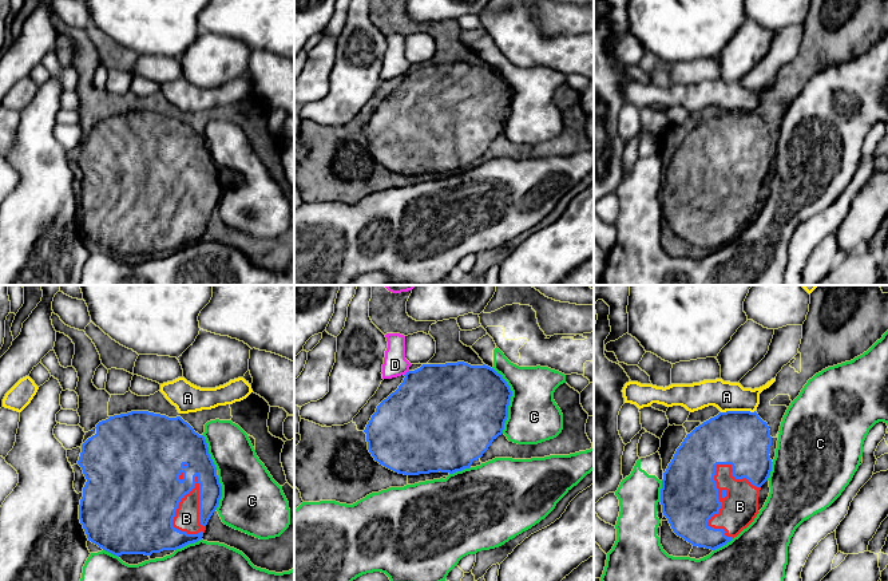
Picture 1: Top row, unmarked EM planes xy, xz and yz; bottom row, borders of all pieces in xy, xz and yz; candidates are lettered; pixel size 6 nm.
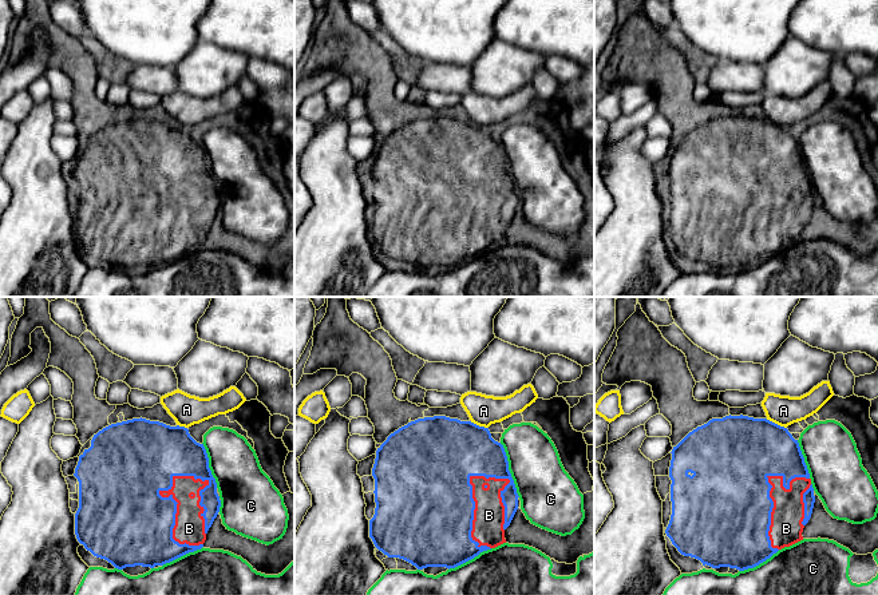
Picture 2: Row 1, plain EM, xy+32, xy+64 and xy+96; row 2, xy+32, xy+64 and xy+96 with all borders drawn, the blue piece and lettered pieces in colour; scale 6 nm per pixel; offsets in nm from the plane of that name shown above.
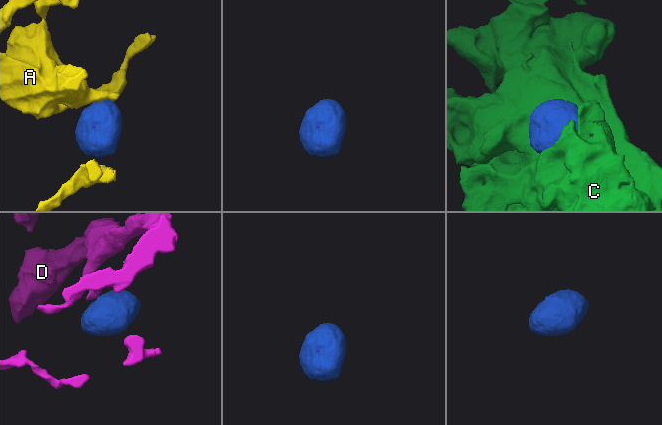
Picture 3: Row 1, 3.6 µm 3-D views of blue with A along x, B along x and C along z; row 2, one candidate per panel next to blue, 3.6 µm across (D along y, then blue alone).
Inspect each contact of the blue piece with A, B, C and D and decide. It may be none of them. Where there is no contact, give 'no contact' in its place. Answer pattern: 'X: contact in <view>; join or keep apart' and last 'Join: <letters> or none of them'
A: contact in yz; keep apart
B: contact in yz; join
C: contact in xz; keep apart
D: contact in xz; keep apart
Join: B

